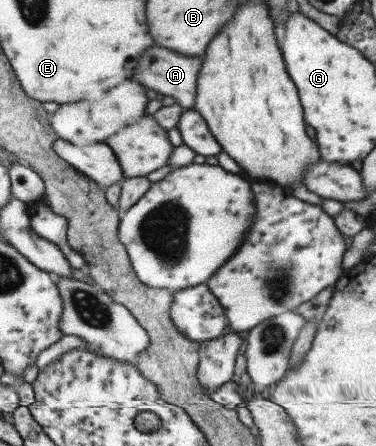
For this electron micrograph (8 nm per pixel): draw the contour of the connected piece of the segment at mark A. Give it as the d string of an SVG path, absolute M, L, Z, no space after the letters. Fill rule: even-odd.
M152 46L142 54L132 78L146 89L152 88L157 93L174 97L183 109L190 110L194 109L196 102L196 84L200 68L202 56L182 55L164 47Z

